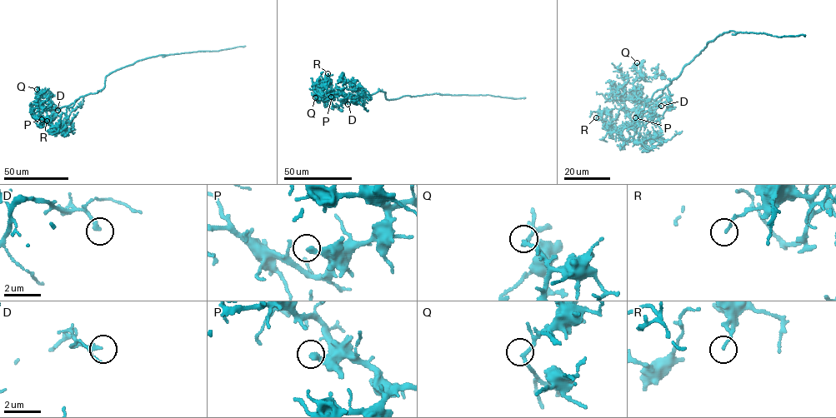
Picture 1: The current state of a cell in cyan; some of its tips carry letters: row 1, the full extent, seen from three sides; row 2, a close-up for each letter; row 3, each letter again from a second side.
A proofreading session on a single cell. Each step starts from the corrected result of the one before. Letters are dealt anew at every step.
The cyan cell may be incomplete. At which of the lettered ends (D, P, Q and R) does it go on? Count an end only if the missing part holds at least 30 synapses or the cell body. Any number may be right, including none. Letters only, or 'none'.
D

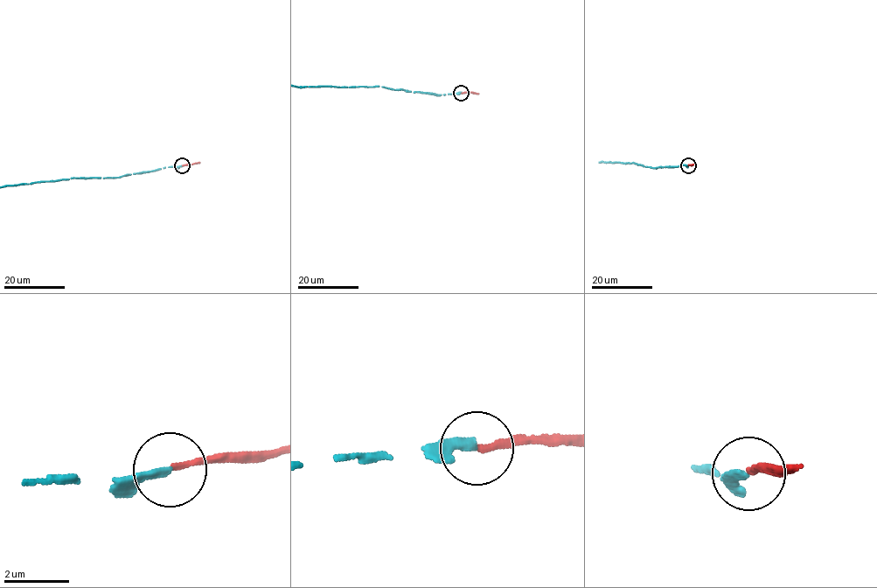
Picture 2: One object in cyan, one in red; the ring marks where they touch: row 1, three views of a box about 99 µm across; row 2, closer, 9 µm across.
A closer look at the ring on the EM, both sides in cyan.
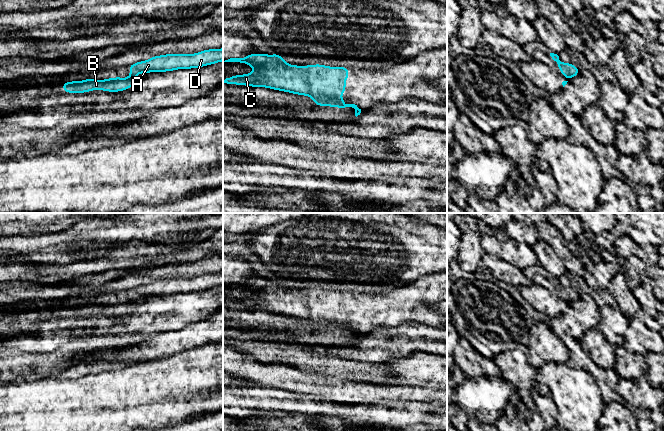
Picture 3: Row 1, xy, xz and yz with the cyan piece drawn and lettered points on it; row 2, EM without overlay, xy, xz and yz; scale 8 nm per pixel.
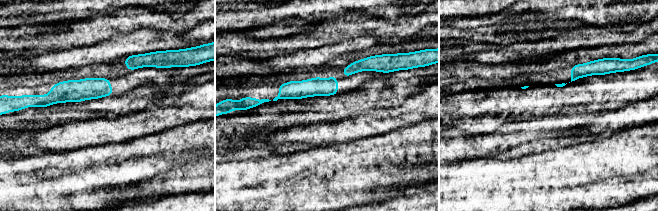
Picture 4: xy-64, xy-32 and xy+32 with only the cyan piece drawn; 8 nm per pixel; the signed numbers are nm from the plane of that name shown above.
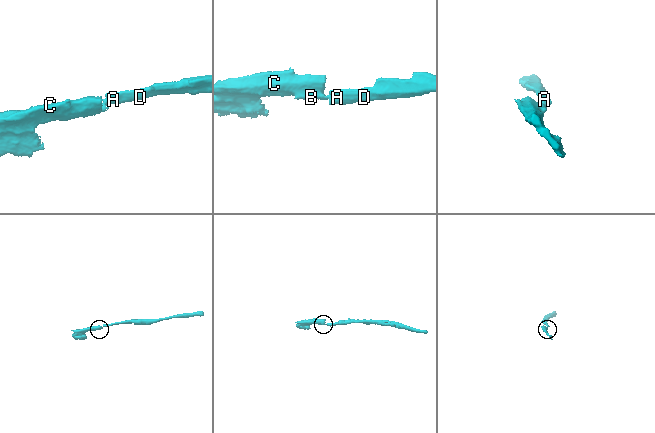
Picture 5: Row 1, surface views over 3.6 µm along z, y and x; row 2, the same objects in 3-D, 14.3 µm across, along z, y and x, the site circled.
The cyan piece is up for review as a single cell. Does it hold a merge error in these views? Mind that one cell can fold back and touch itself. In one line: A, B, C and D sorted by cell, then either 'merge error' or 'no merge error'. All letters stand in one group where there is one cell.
groups A D / B C; merge error

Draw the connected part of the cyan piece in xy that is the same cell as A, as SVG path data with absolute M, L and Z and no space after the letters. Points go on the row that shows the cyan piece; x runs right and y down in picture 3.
M223 48L207 49L194 54L165 54L153 56L146 61L139 61L128 66L130 76L141 73L167 72L177 69L192 69L213 65L223 61Z

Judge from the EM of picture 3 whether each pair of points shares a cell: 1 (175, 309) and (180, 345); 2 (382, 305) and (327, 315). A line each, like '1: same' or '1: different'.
1: different
2: same

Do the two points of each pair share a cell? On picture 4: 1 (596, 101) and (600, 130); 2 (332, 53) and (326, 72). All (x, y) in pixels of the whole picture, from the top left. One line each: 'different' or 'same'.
1: different
2: different

